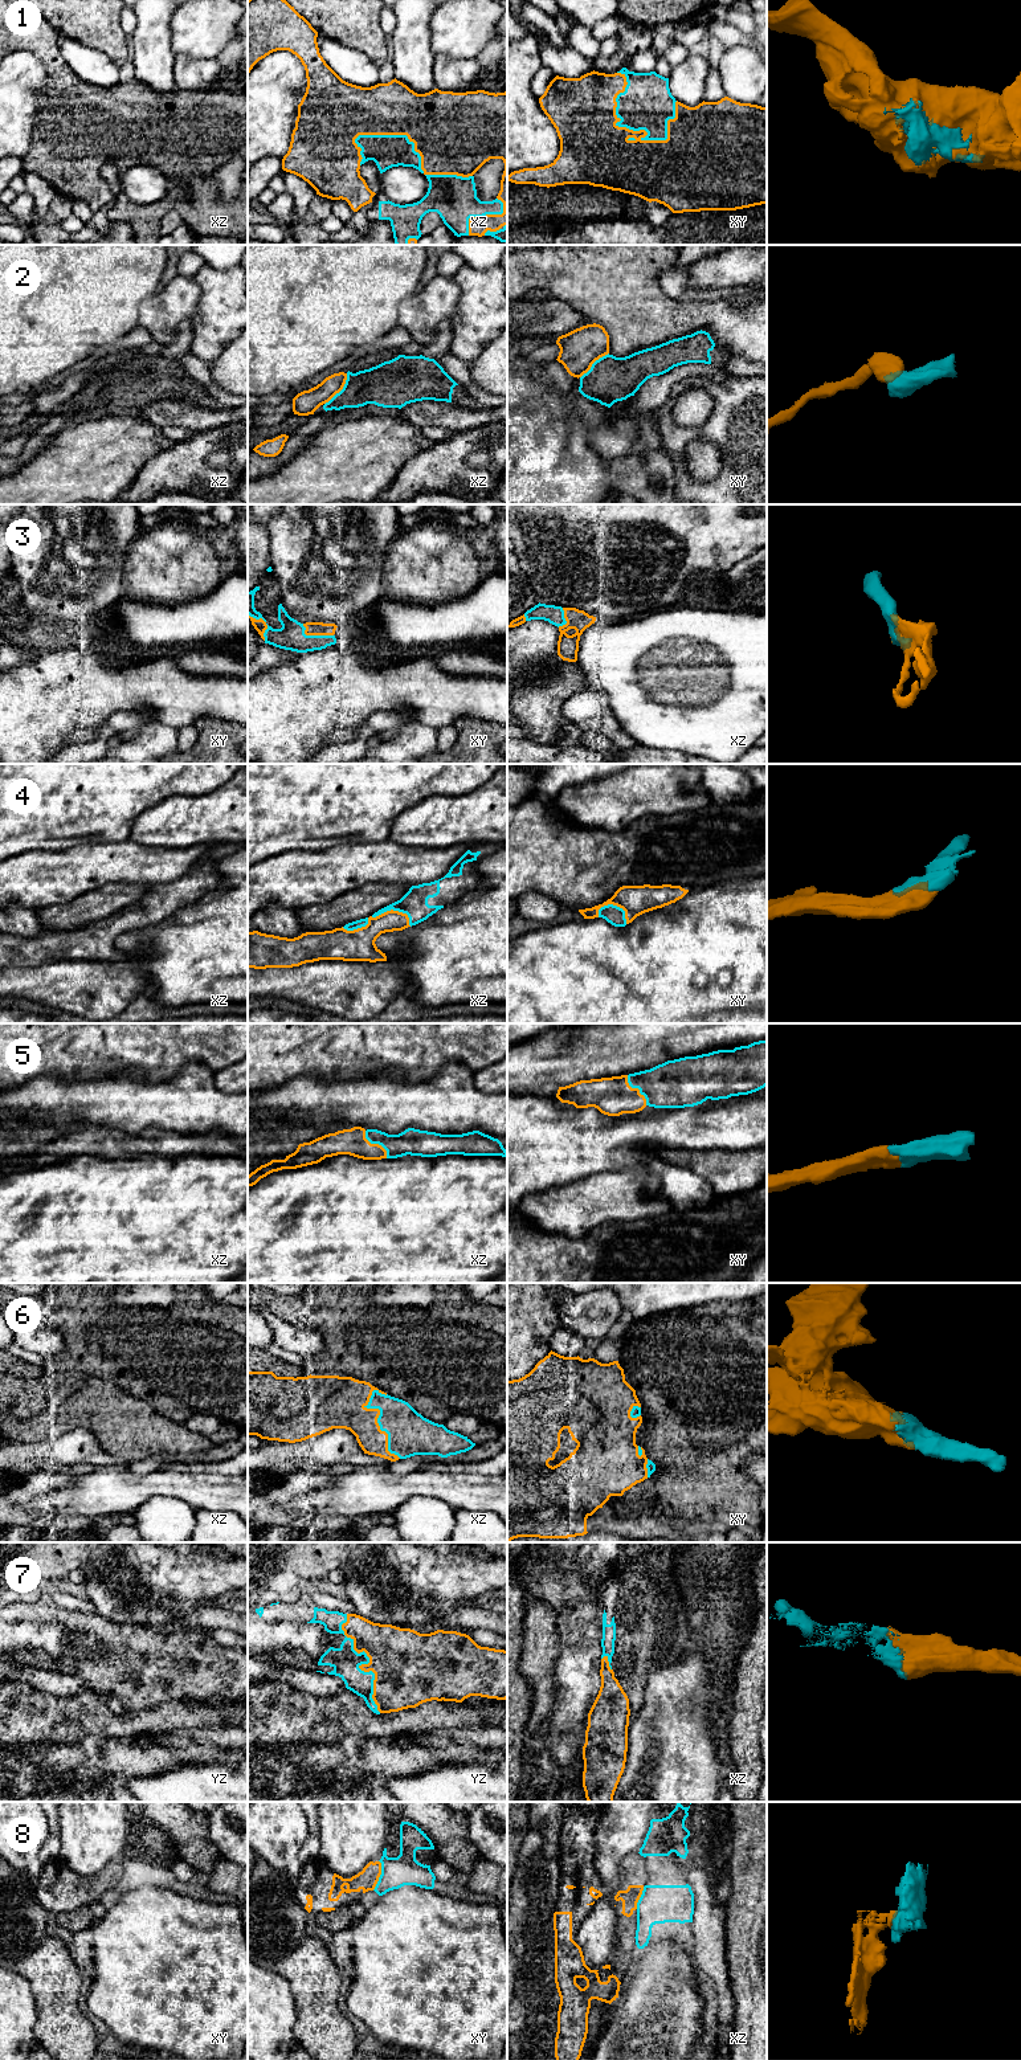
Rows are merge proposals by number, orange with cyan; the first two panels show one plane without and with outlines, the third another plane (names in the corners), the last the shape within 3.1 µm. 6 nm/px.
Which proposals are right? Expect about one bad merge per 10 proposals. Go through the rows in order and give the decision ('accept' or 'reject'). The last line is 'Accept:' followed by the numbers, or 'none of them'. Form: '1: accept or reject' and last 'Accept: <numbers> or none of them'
1: accept
2: reject
3: accept
4: accept
5: accept
6: accept
7: accept
8: reject
Accept: 1, 3, 4, 5, 6, 7

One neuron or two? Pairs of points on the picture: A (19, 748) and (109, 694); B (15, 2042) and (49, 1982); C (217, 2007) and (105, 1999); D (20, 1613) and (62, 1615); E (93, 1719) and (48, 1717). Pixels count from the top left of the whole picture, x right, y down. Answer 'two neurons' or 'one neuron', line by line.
A: one neuron
B: two neurons
C: one neuron
D: one neuron
E: one neuron

